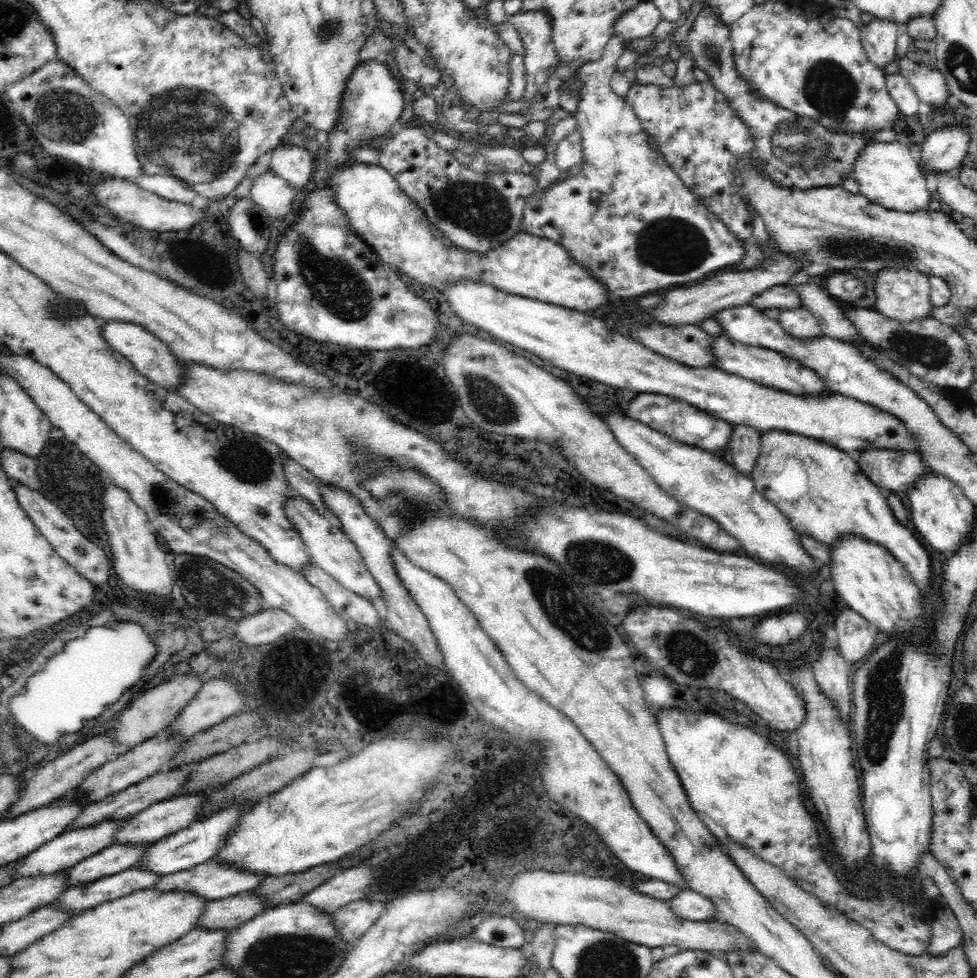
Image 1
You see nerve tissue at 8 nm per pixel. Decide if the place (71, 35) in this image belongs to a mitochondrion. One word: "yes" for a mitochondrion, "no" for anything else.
no

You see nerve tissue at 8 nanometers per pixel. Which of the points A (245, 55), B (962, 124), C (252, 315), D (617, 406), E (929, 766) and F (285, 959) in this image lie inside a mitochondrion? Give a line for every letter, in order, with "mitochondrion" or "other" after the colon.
A: other
B: other
C: other
D: other
E: other
F: mitochondrion

